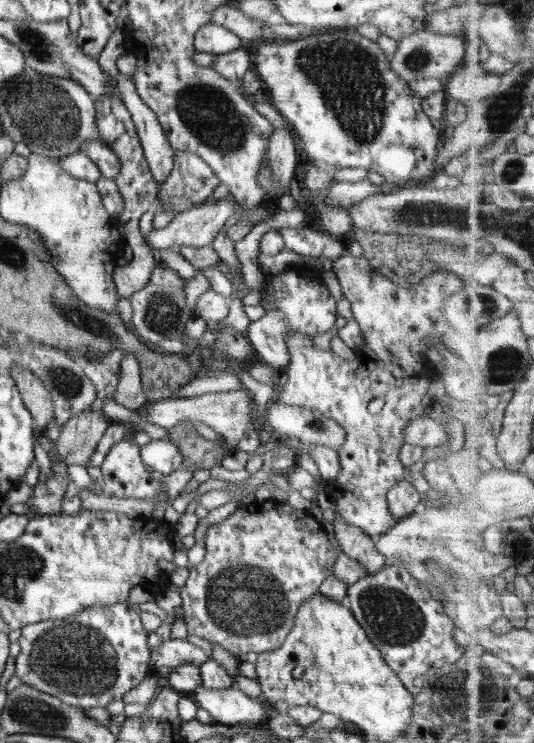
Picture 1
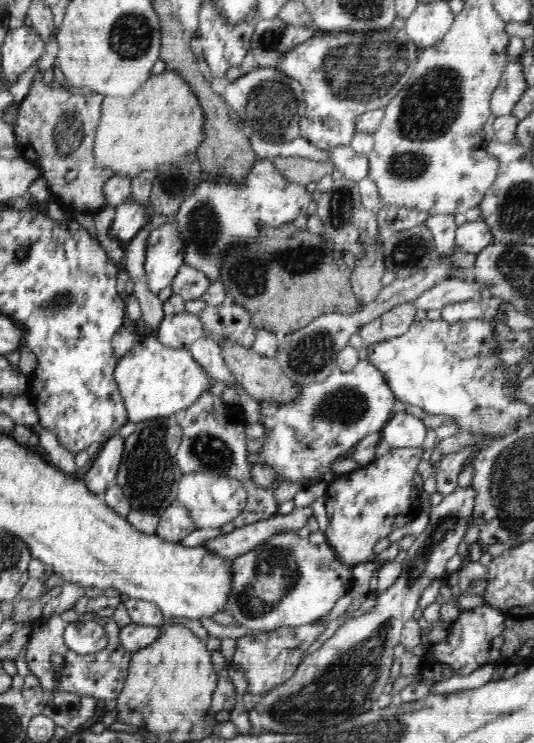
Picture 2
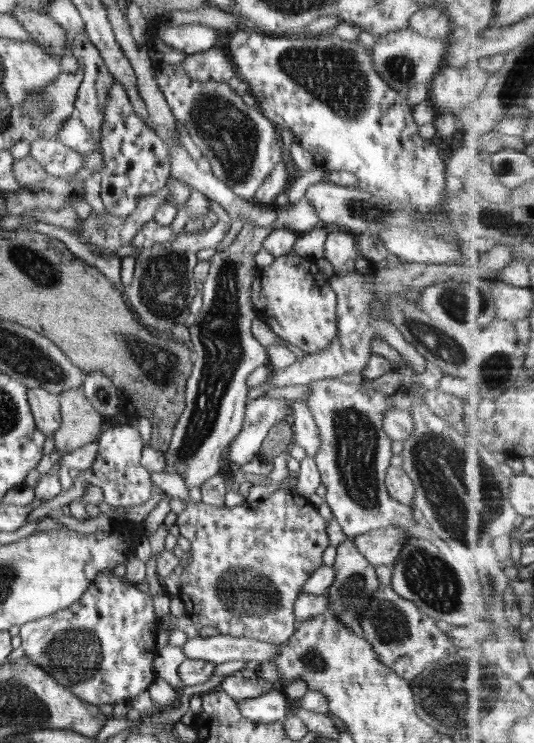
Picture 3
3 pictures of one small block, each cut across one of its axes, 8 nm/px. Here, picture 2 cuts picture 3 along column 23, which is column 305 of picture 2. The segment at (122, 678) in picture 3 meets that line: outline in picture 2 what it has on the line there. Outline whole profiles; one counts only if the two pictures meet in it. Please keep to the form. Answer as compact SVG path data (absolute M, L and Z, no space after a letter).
M316 620L304 626L294 628L278 628L269 633L245 635L236 638L236 648L233 656L233 665L236 669L244 669L249 687L246 692L252 694L266 694L275 686L286 682L294 674L300 659L304 658L303 652L311 645L320 634L324 632L326 625Z

